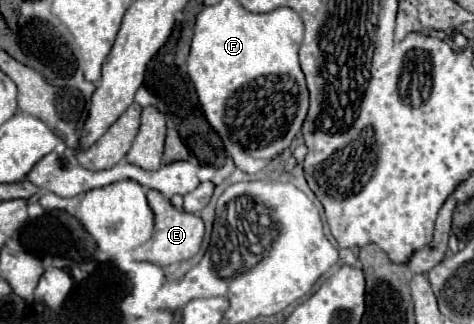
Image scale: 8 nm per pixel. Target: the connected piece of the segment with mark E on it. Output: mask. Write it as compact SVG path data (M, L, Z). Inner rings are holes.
M148 189L146 195L148 195L148 203L156 215L156 227L154 227L152 239L134 251L134 259L150 261L156 265L172 265L172 263L194 257L200 251L200 245L204 239L204 221L194 213L178 211L162 193L156 193L154 189Z

